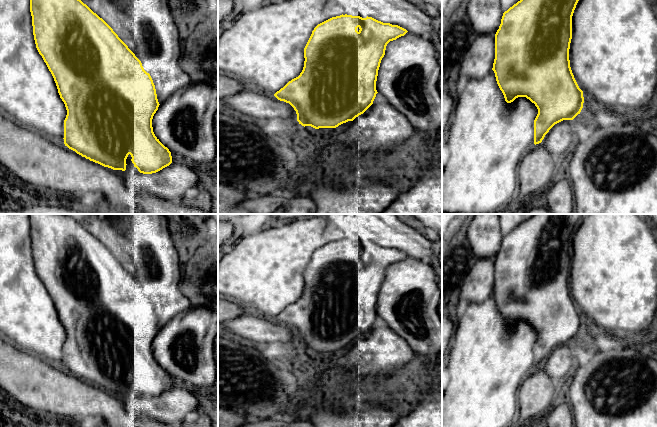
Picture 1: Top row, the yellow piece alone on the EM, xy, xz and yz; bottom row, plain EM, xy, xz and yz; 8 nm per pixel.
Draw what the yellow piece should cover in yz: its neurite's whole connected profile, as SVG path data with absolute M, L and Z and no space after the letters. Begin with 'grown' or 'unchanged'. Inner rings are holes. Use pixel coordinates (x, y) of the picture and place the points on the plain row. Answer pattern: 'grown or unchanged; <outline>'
grown; M535 214L503 237L501 248L495 258L495 283L492 294L483 302L470 303L458 323L455 336L445 358L445 382L442 399L442 427L508 427L515 413L519 391L524 379L544 363L549 354L563 344L573 344L580 338L583 315L579 312L570 291L569 273L572 263L572 240L585 214Z

